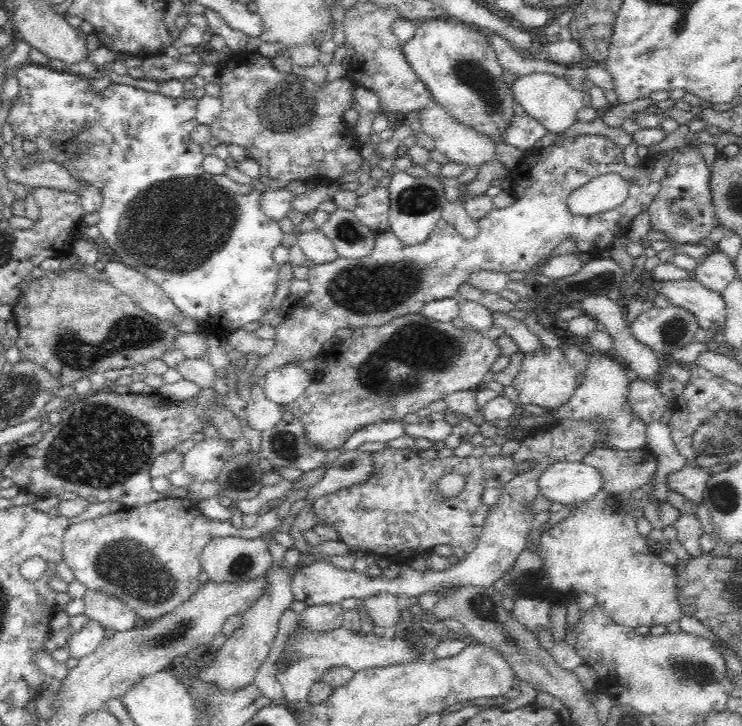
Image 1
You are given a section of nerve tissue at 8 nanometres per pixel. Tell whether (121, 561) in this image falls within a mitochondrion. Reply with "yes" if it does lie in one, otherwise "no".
yes

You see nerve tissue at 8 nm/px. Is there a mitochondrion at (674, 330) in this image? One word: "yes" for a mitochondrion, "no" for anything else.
yes

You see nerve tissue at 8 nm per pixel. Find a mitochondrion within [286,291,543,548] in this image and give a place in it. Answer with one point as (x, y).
(403, 364)

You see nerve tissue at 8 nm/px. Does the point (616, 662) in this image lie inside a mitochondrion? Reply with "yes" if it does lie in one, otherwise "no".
no

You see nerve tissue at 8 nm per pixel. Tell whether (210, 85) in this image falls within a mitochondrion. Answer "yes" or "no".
no

